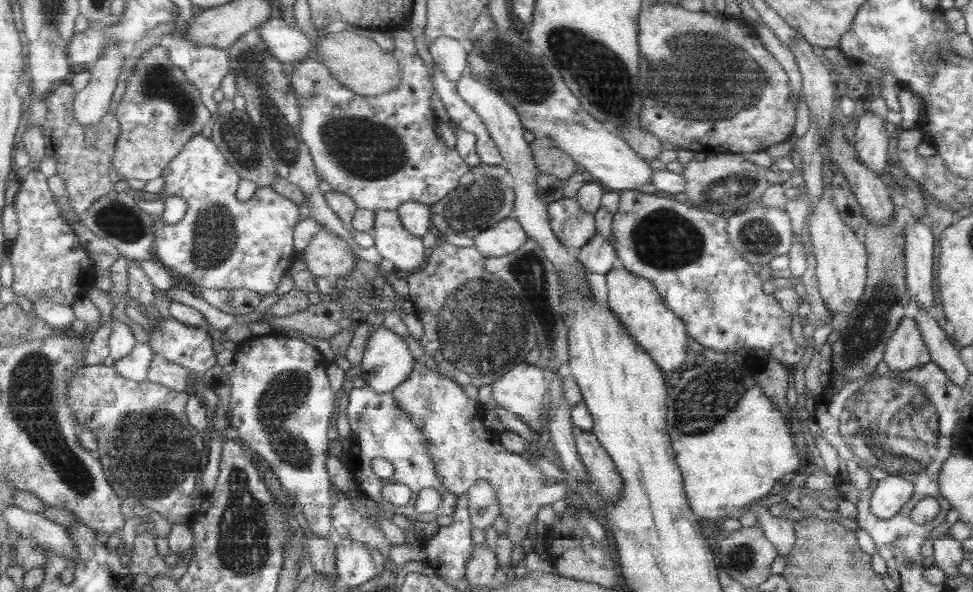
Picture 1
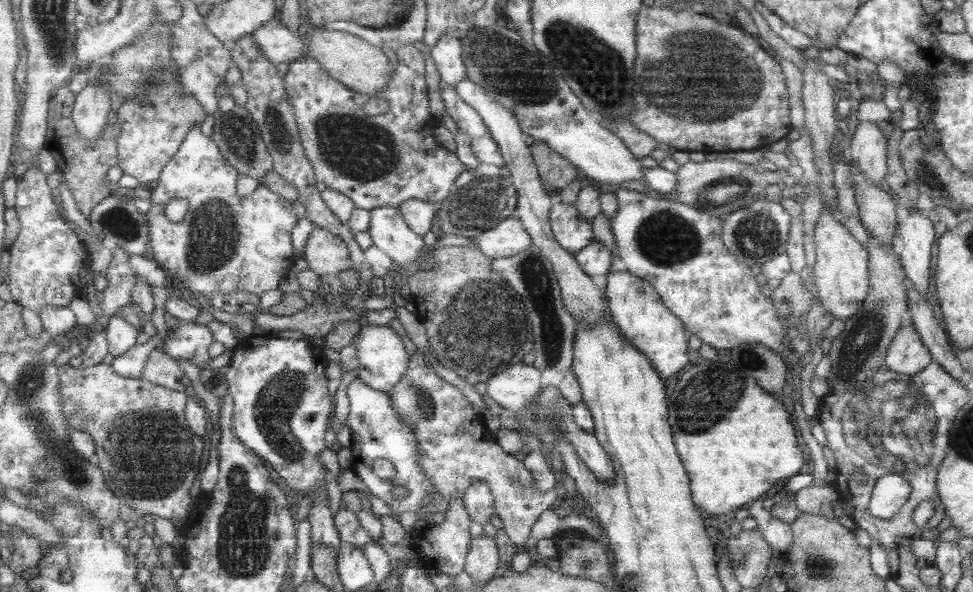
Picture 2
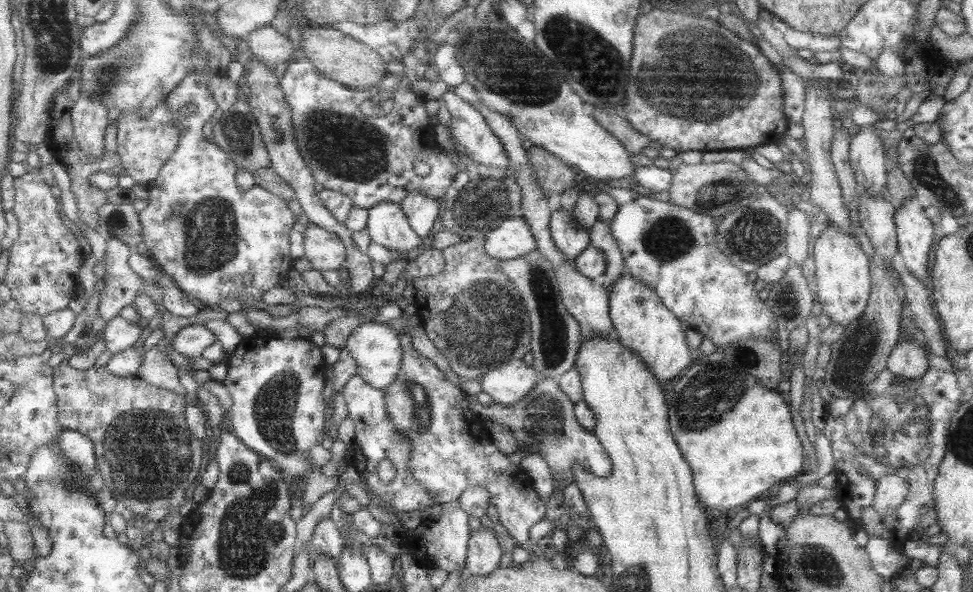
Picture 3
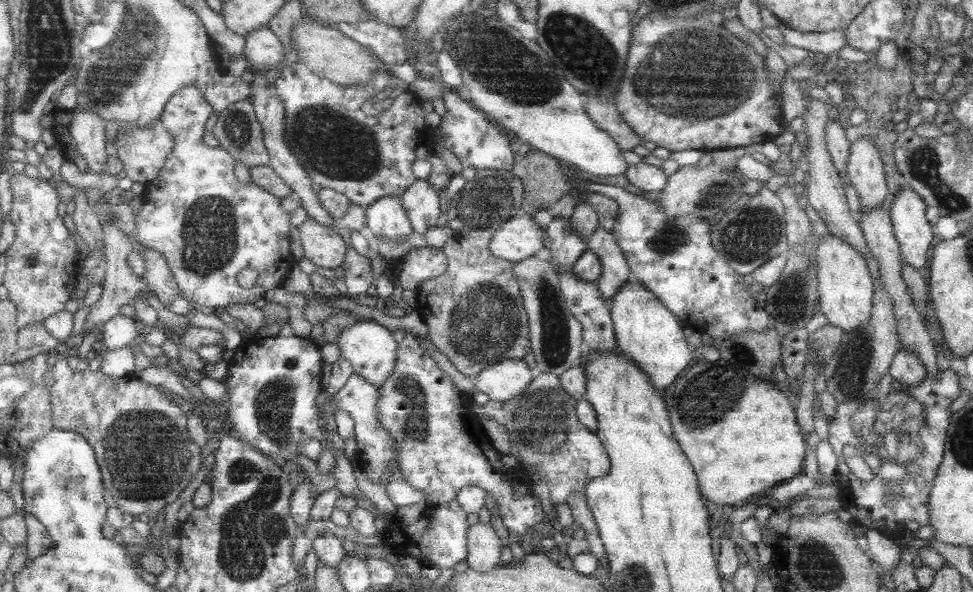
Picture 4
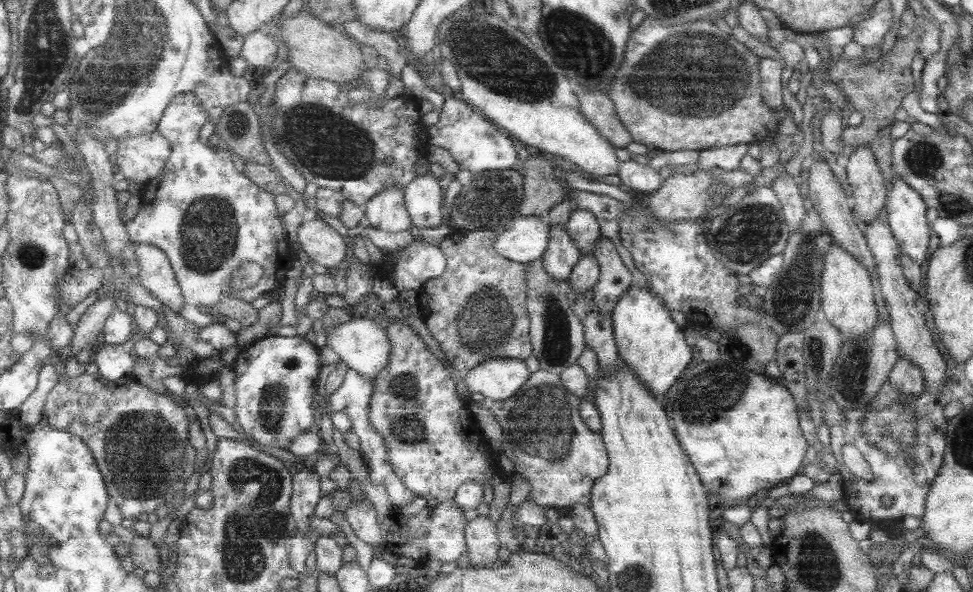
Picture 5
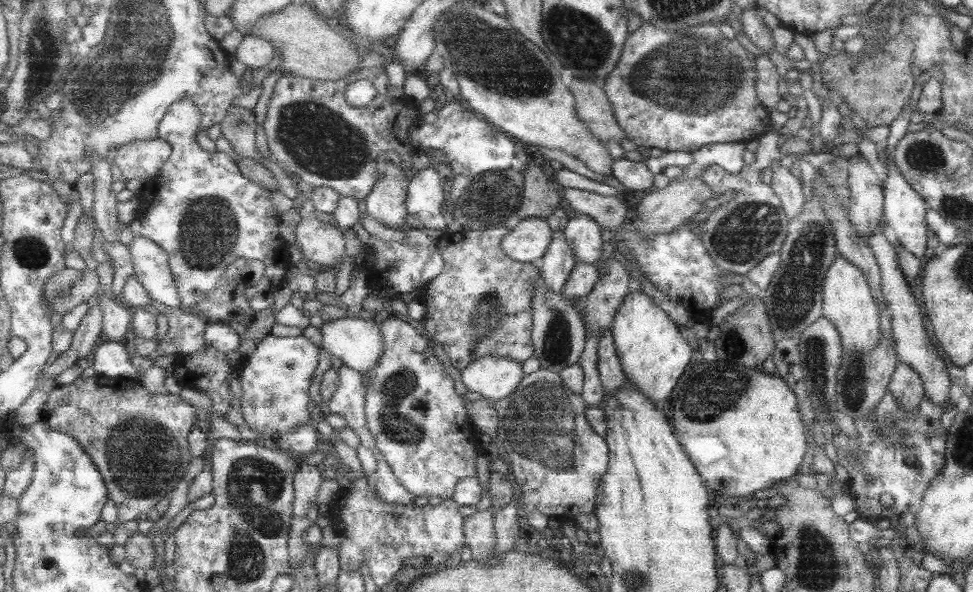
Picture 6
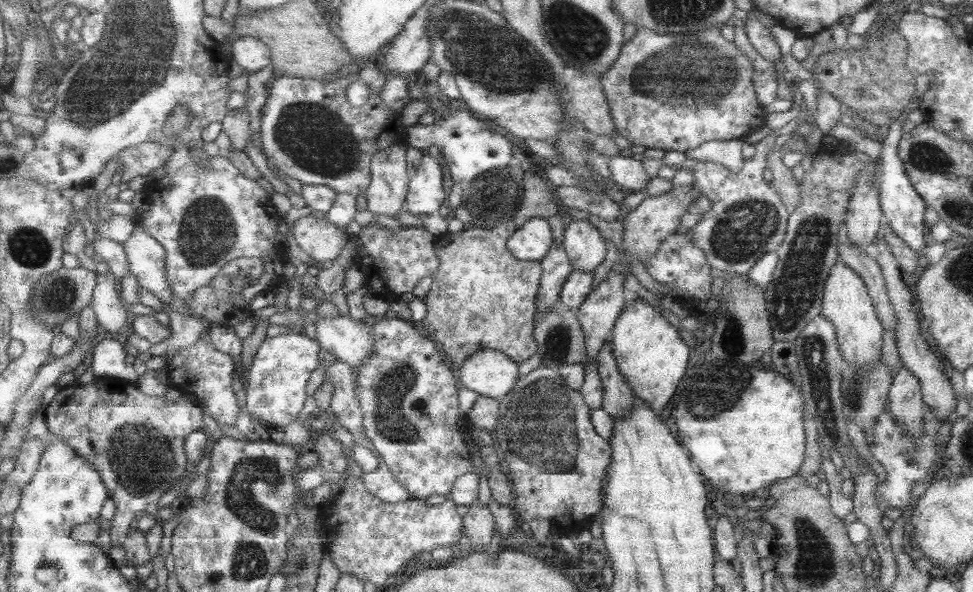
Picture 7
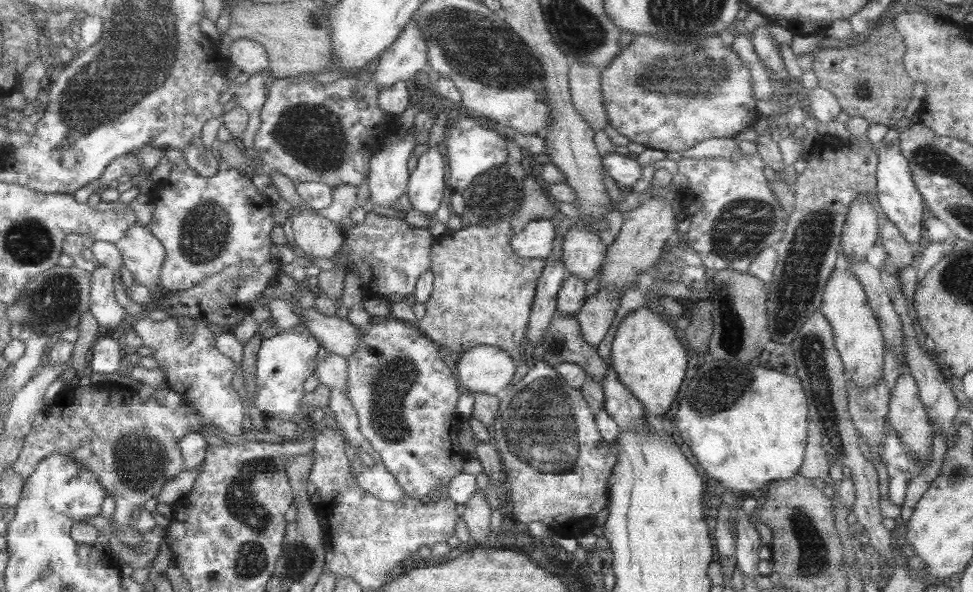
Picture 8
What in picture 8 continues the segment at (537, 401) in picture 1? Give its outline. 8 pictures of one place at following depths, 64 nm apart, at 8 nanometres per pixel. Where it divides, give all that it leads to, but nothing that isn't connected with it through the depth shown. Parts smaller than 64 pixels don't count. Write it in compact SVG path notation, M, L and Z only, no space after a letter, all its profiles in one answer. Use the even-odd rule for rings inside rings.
M477 346L475 349L463 353L456 362L457 378L460 386L471 393L487 394L497 396L500 390L508 388L509 381L515 372L517 363L505 351L499 347Z

